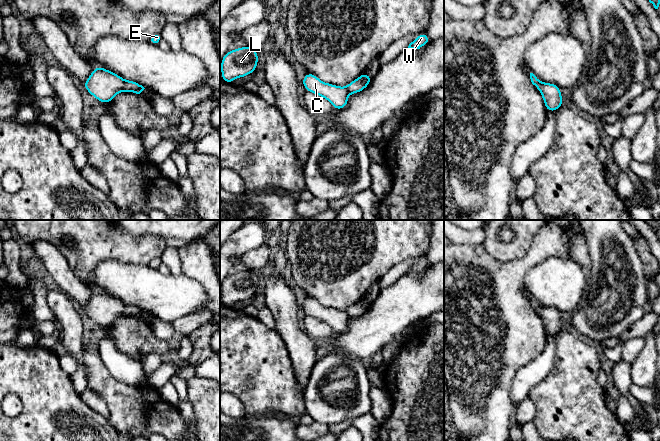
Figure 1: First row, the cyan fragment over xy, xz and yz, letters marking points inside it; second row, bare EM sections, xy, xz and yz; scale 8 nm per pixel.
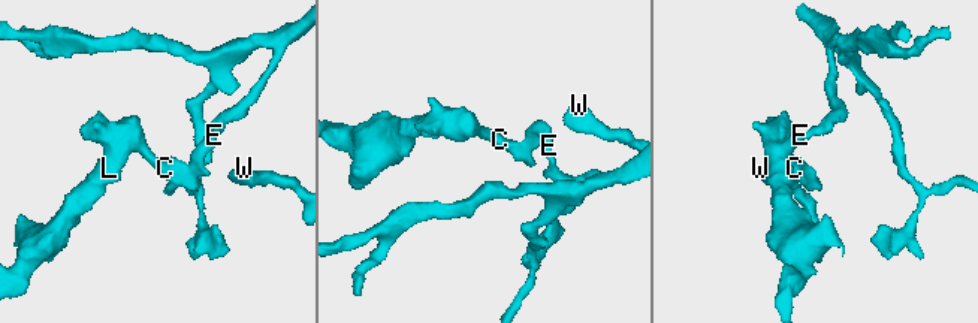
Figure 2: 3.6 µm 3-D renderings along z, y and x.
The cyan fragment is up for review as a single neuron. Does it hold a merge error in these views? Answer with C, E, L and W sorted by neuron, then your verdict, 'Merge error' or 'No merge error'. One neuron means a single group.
Groups: C L / E W. Merge error

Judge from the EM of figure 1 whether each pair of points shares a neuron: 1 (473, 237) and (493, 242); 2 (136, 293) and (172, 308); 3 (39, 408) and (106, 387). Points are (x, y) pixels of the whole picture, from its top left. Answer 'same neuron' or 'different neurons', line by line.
1: different neurons
2: same neuron
3: different neurons

